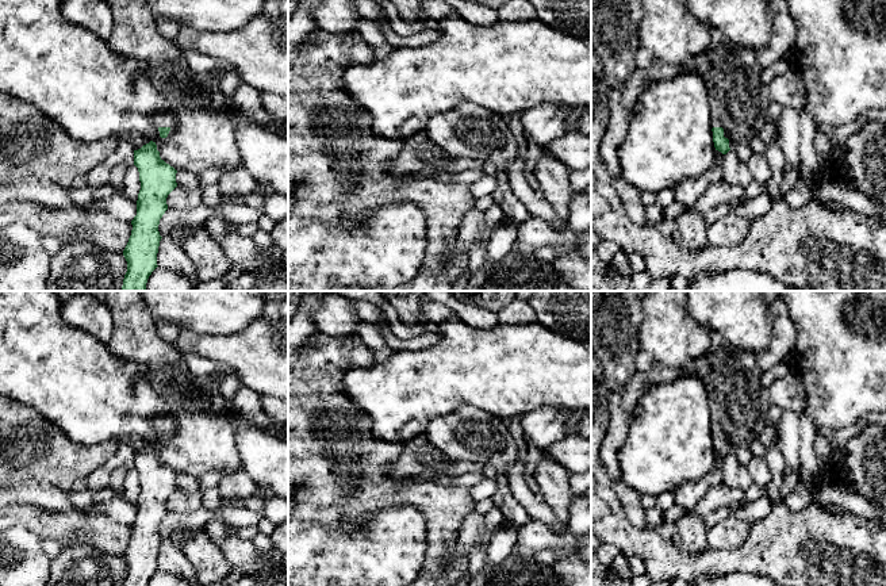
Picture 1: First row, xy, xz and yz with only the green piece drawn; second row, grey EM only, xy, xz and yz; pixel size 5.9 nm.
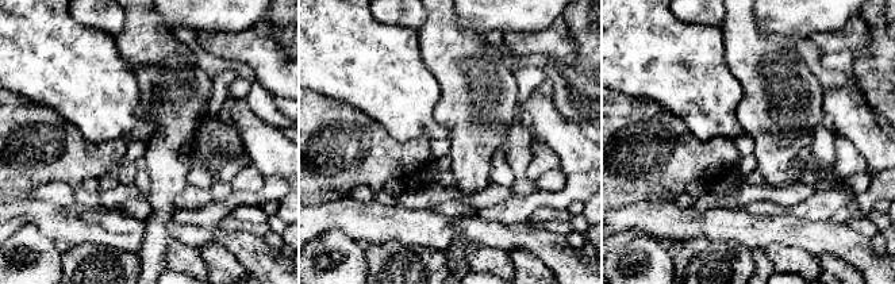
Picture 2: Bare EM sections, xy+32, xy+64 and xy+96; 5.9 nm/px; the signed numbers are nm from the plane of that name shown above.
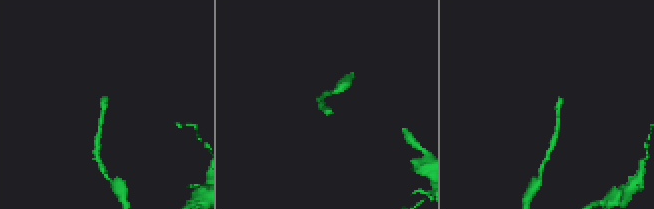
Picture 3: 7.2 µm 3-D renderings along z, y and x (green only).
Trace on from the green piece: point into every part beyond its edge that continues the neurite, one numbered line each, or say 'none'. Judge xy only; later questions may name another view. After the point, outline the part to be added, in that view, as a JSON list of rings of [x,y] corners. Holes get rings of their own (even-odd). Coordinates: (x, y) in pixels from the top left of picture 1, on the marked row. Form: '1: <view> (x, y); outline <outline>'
1: xy (160, 121); outline [[[156,116],[156,125],[157,127],[172,127],[173,126],[173,118],[172,116]]]

